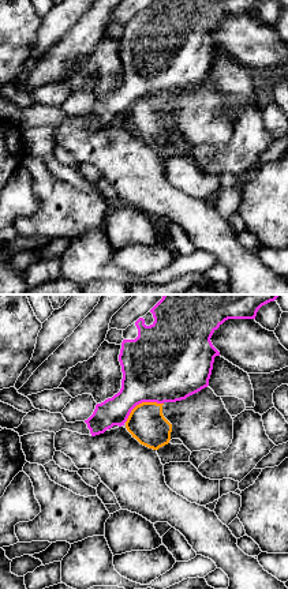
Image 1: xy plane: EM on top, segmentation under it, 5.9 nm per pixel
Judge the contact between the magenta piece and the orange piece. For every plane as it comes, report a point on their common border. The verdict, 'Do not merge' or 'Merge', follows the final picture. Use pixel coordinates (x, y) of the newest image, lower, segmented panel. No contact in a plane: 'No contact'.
Touches magenta at (141, 402)

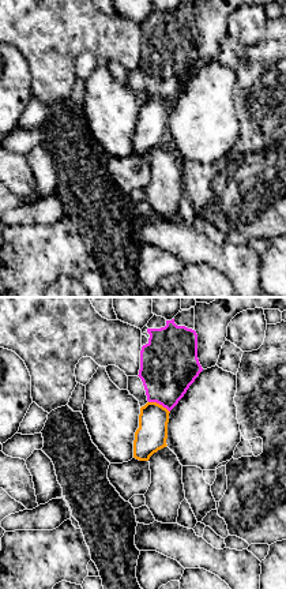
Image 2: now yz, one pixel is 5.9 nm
Touches magenta at (160, 404)

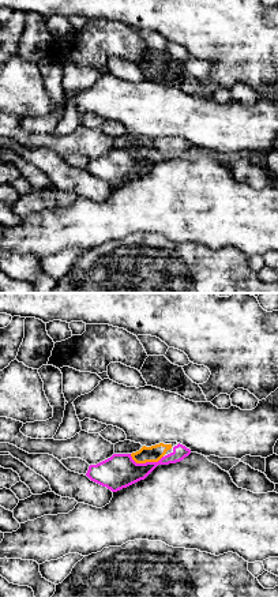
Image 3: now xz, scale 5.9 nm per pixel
Touches magenta at (146, 462)

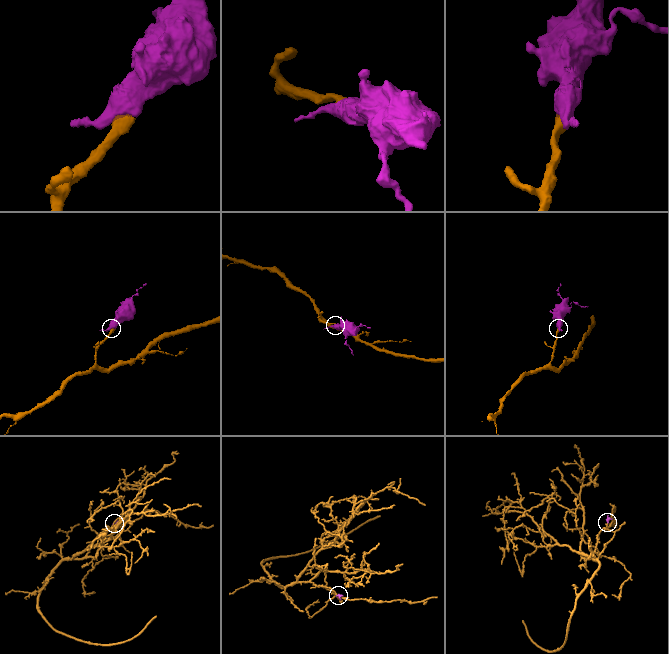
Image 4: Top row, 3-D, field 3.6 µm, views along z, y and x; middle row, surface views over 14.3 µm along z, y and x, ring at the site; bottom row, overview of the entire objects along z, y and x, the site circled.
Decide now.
Merge

